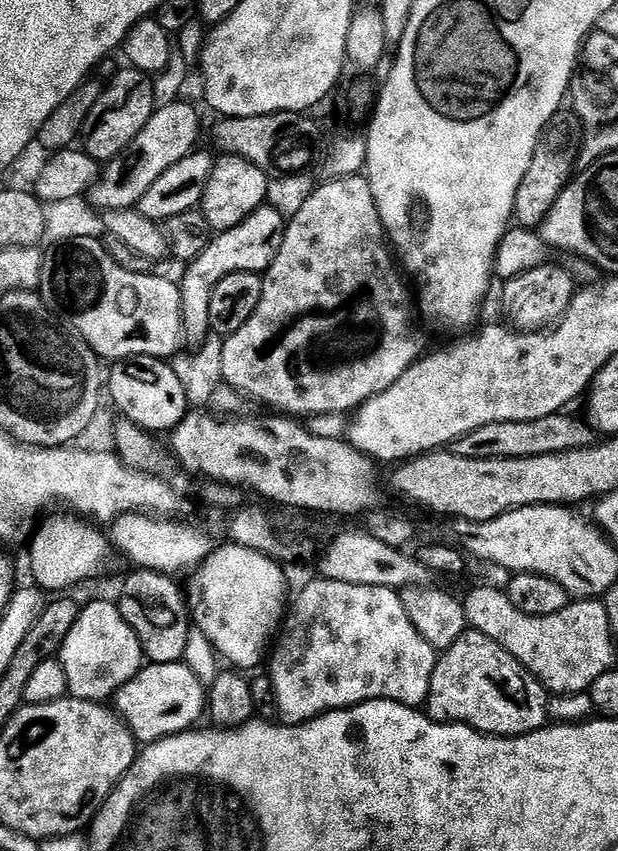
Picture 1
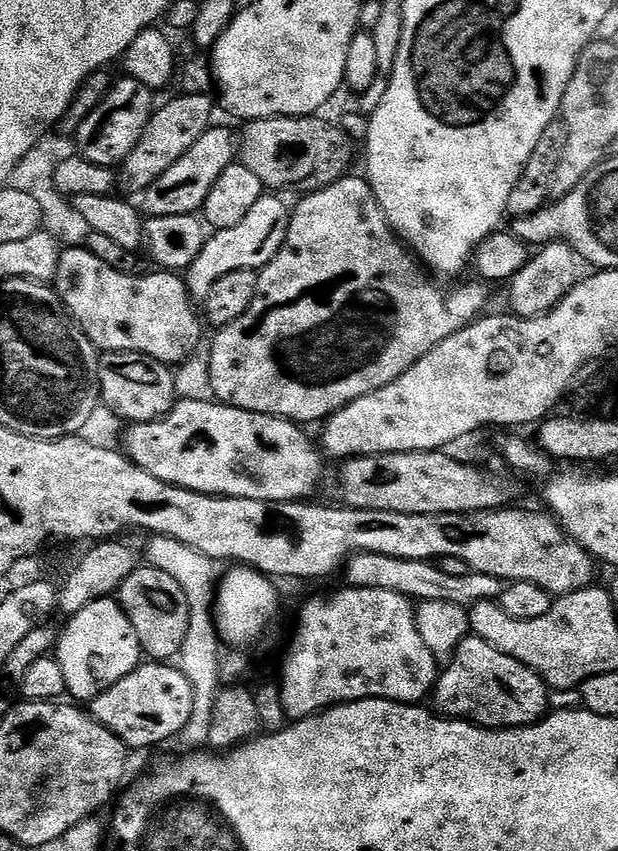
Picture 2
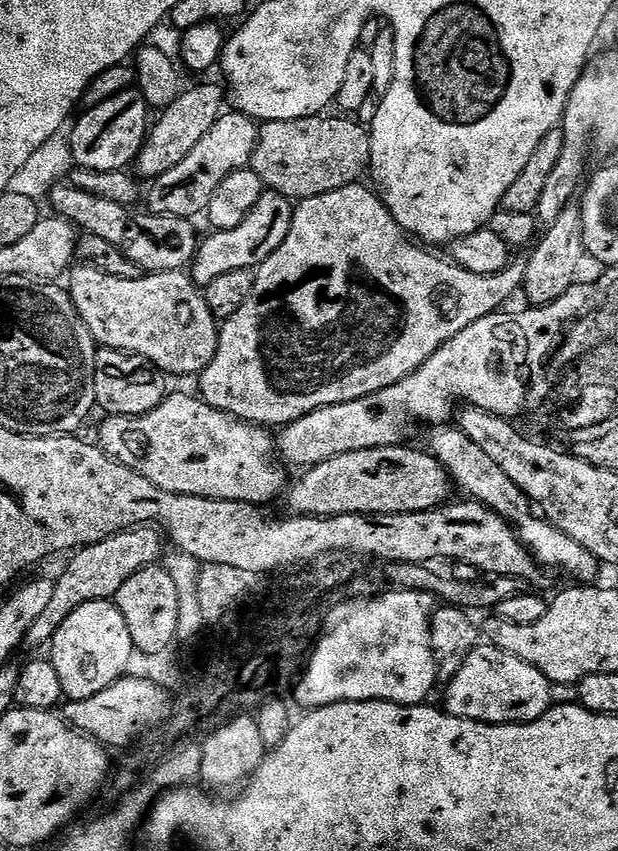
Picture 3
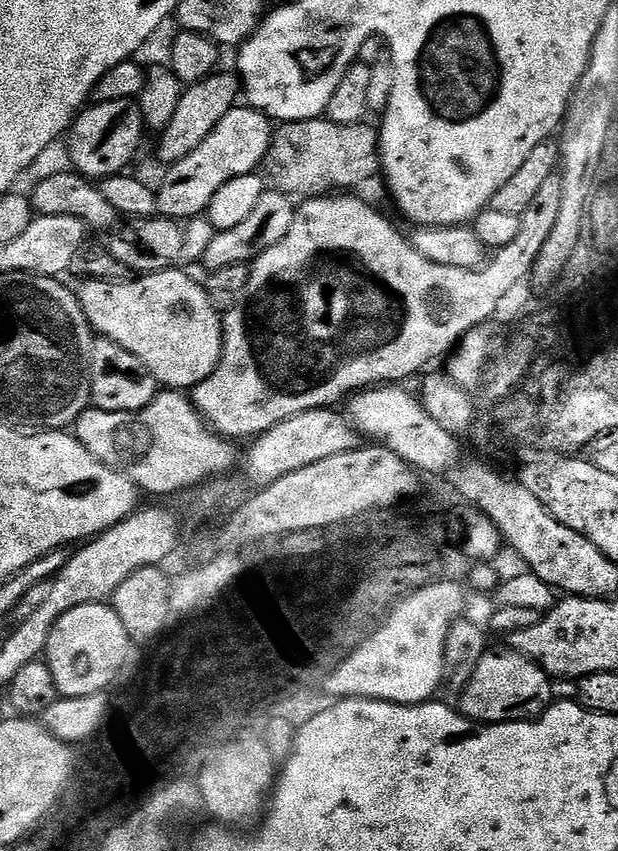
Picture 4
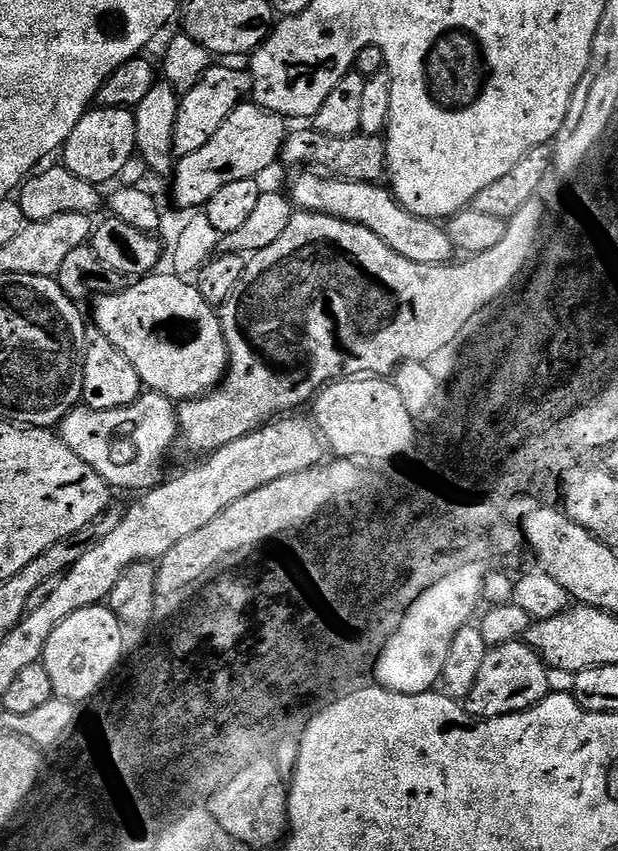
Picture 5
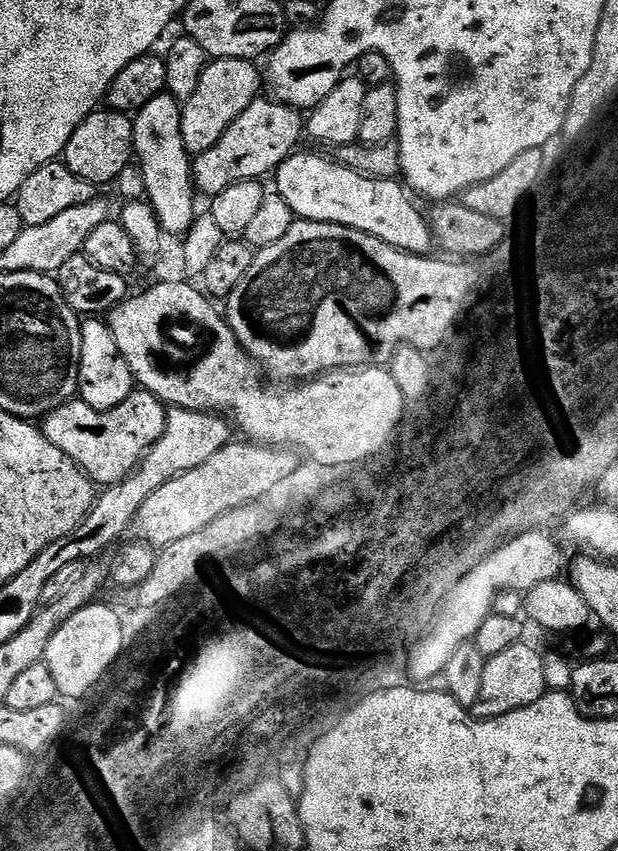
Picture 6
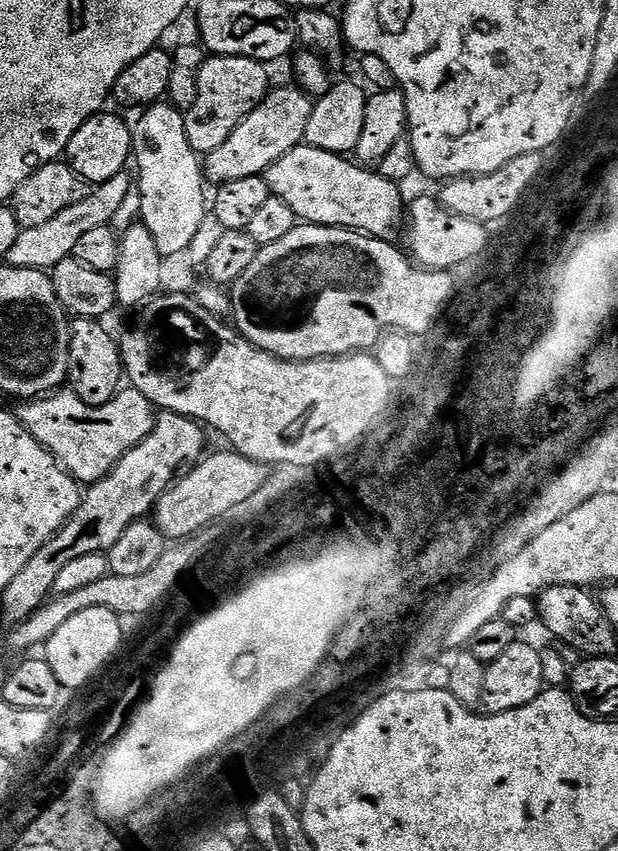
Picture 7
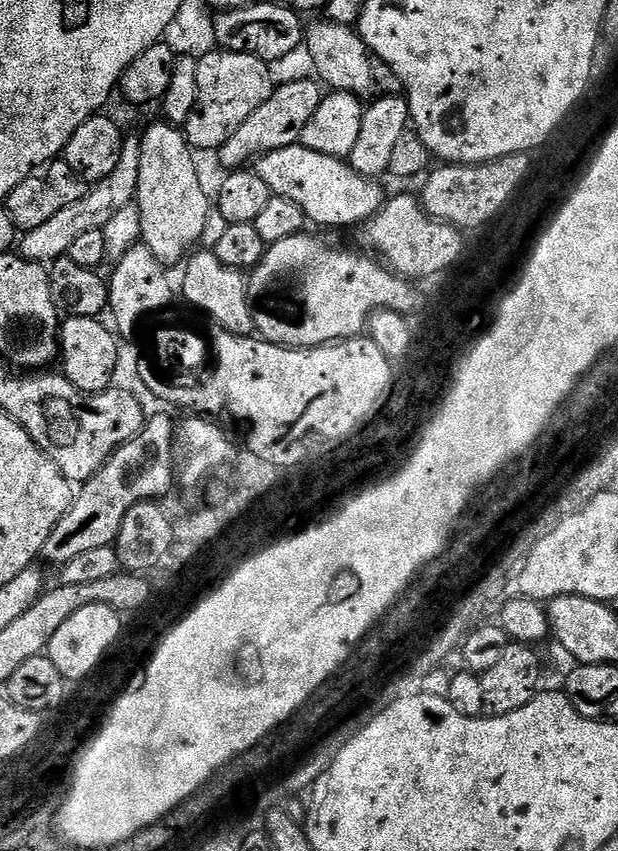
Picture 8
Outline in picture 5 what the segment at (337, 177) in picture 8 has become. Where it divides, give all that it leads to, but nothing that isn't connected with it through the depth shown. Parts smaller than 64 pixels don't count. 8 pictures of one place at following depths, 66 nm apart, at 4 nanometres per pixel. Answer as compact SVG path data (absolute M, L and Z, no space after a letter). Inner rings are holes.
M304 170L292 184L290 199L297 209L305 212L324 212L340 220L349 220L366 226L386 246L393 248L402 258L423 264L447 264L457 255L458 249L452 243L447 227L443 223L427 220L406 210L387 187L379 183L363 184L357 180L329 178L316 170ZM325 176L325 177L324 177ZM332 179L332 180L327 180ZM384 187L384 188L380 188Z

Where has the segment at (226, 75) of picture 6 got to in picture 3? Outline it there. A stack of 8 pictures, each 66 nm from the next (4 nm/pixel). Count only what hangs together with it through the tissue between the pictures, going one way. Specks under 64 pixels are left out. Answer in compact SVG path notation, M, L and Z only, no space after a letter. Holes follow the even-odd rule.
M196 84L193 88L185 87L180 97L157 115L160 116L157 120L155 117L140 155L134 161L135 167L140 167L139 175L155 178L166 174L166 170L170 170L173 166L178 166L178 162L182 162L182 158L186 158L186 154L190 154L190 150L198 146L198 141L210 131L210 126L218 122L218 118L226 108L224 100L226 104L226 92L221 85L220 88L216 84Z

